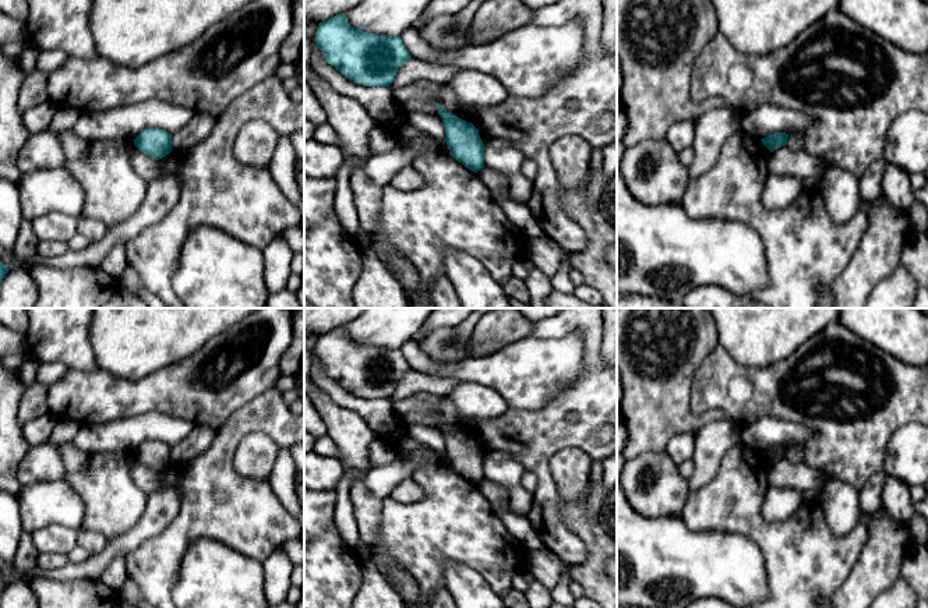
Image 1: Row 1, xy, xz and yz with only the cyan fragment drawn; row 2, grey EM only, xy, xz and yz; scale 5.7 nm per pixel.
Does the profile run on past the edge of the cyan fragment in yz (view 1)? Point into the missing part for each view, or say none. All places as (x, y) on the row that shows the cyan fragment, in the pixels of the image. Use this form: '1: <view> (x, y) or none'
1: none

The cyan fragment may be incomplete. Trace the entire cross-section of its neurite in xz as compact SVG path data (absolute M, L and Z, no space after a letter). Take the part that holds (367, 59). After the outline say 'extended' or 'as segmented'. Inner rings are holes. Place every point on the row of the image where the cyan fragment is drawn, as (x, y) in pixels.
M345 13L318 24L315 43L328 64L339 70L347 79L363 86L389 86L398 70L412 59L401 36L382 36L353 28Z; as segmented

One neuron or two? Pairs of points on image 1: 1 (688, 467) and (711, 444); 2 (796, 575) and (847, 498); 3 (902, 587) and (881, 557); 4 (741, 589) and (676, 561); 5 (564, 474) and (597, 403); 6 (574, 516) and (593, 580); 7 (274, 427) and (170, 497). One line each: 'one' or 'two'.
1: two
2: two
3: two
4: one
5: two
6: one
7: two

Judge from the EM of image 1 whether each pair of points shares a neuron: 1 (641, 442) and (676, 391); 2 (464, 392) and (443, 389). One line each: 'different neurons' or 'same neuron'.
1: same neuron
2: different neurons

